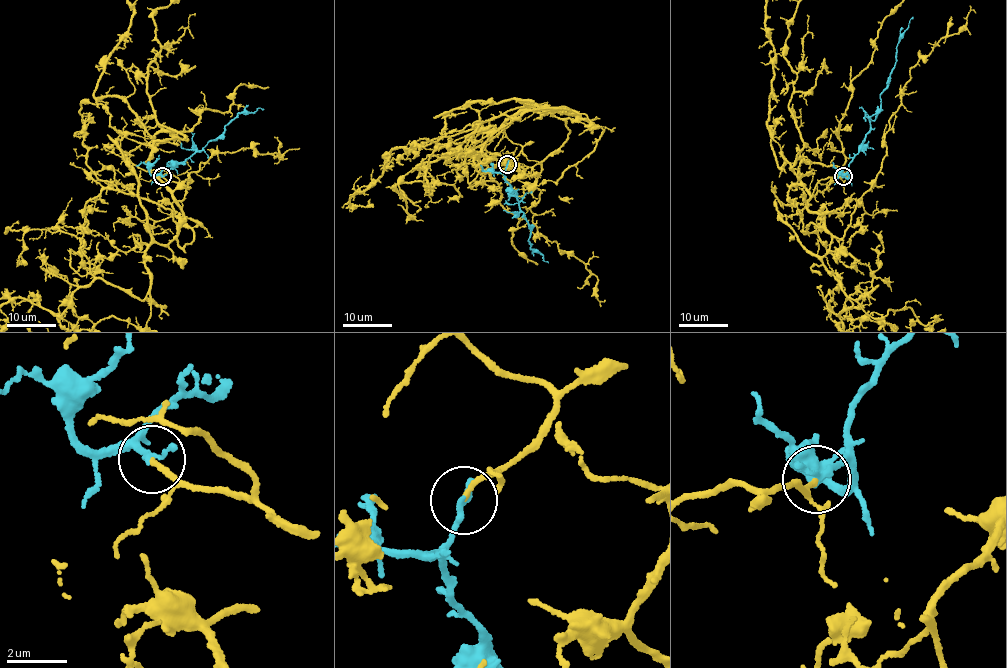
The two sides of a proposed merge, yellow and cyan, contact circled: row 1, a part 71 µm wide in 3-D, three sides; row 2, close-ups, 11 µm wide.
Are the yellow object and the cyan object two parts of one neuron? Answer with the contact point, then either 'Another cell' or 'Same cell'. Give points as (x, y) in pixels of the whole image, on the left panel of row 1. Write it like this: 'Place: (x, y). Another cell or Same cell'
Place: (162, 176). Same cell

